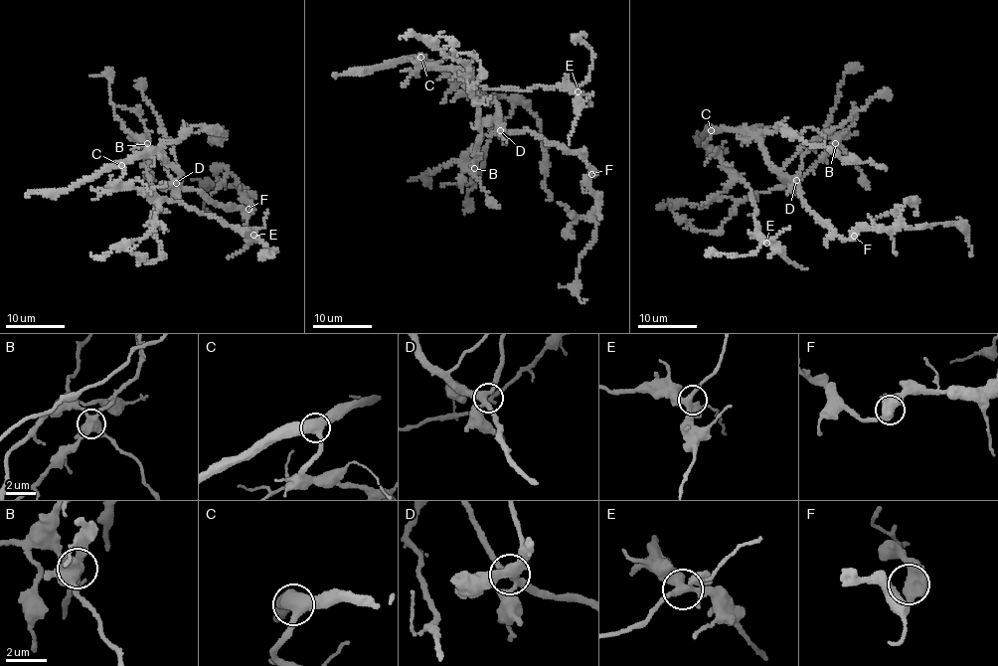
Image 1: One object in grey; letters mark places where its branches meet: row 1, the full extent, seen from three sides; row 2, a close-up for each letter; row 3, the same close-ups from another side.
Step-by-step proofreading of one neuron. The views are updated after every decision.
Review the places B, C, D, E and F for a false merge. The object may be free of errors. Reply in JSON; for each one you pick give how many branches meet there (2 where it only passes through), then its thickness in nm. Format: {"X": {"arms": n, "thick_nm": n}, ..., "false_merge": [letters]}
{"B": {"arms": 5, "thick_nm": 500}, "false_merge": ["B"]}

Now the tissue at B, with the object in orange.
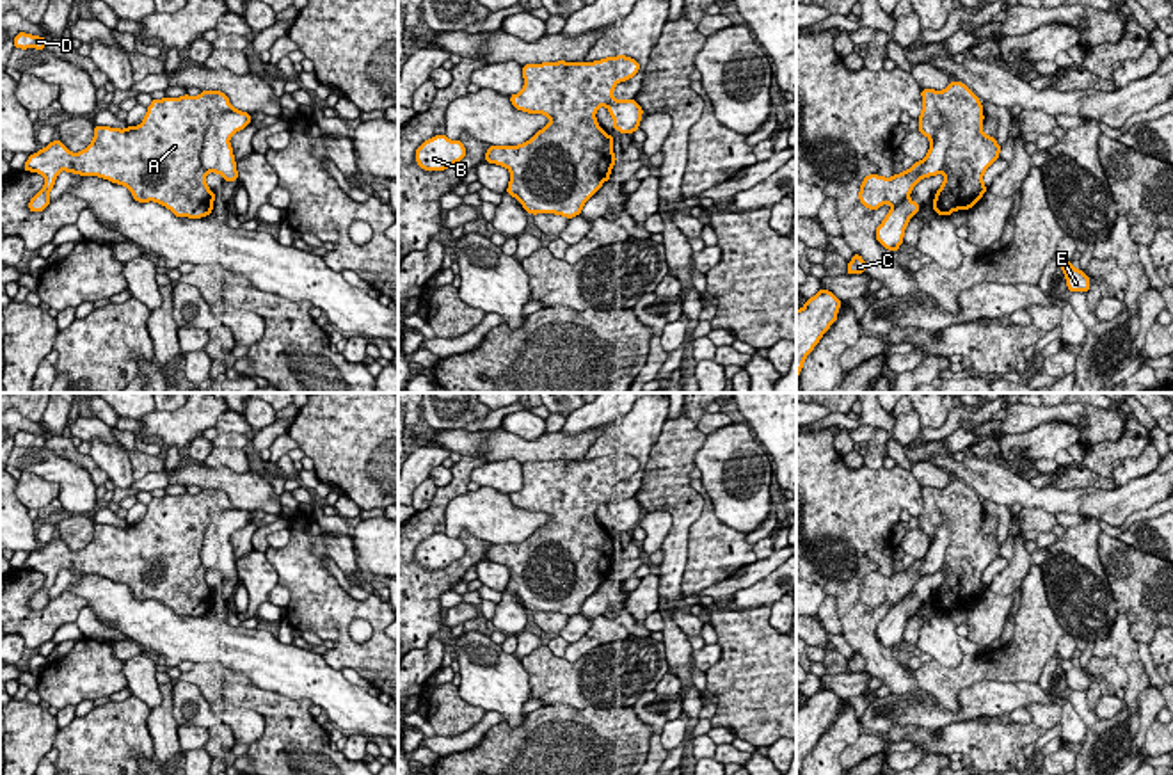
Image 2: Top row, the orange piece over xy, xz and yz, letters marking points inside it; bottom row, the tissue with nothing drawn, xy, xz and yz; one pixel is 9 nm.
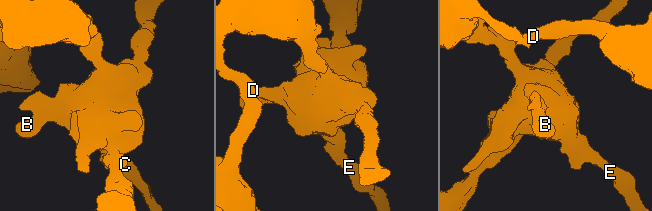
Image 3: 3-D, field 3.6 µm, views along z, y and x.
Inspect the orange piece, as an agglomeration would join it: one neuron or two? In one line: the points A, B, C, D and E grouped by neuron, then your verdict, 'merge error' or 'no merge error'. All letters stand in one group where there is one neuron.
groups A B D E / C; merge error

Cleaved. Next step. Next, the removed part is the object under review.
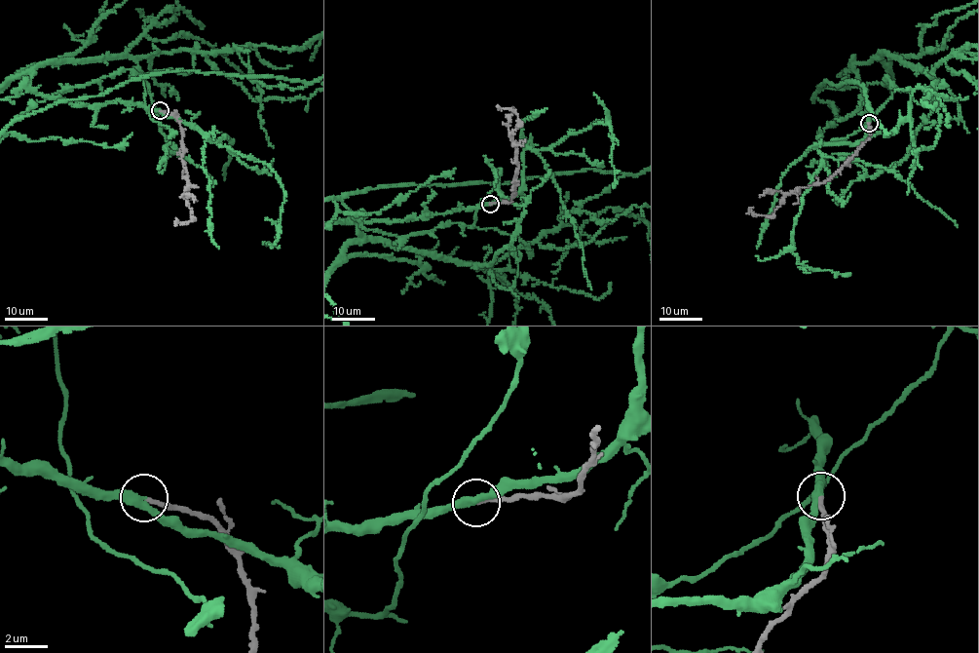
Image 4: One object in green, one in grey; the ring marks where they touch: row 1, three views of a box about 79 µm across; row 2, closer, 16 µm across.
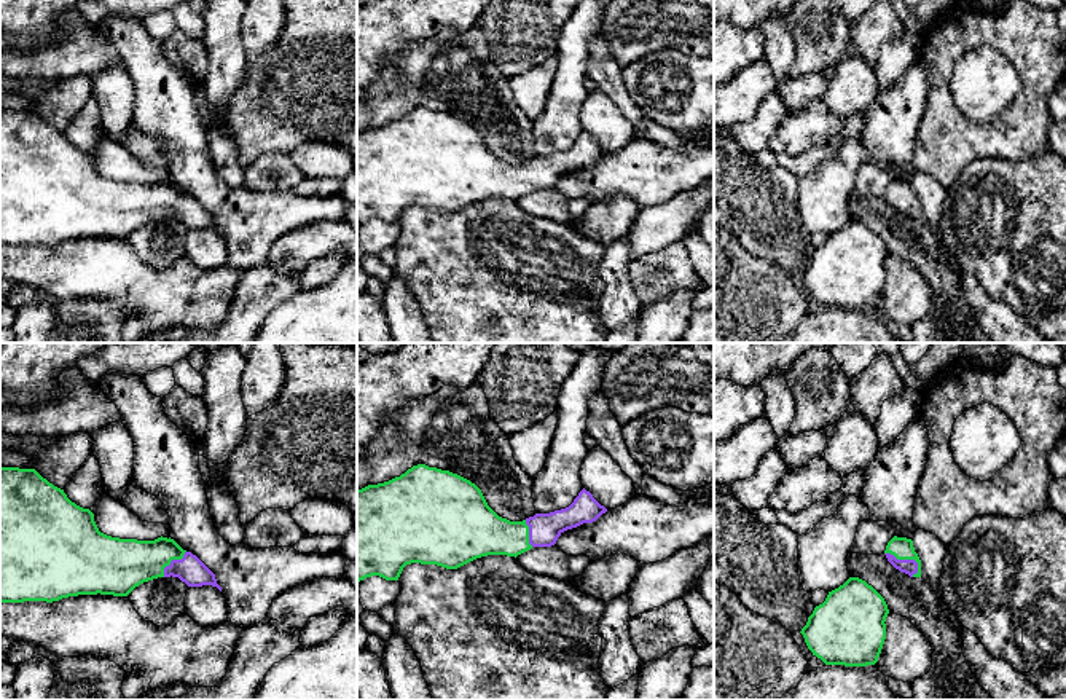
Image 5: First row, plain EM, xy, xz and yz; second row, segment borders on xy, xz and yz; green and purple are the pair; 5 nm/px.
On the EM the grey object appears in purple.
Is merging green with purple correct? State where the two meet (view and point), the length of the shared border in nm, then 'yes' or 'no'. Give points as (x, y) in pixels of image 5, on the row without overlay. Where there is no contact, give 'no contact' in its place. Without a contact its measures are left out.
contact yz (905, 201); length 200 nm; yes

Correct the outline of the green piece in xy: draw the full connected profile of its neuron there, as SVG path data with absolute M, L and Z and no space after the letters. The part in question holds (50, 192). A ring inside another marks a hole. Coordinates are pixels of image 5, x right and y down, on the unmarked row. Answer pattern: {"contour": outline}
{"contour": "M0 110L0 246L59 244L78 238L127 239L135 230L158 220L178 220L188 230L212 228L221 234L215 217L174 182L120 182L99 174L94 156L72 145L64 132L35 112Z"}

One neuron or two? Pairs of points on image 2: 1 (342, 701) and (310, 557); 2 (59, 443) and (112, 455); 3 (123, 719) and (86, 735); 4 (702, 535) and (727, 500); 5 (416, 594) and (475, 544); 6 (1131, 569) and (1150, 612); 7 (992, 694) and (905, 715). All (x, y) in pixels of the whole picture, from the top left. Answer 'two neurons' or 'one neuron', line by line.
1: two neurons
2: two neurons
3: one neuron
4: two neurons
5: one neuron
6: one neuron
7: one neuron

